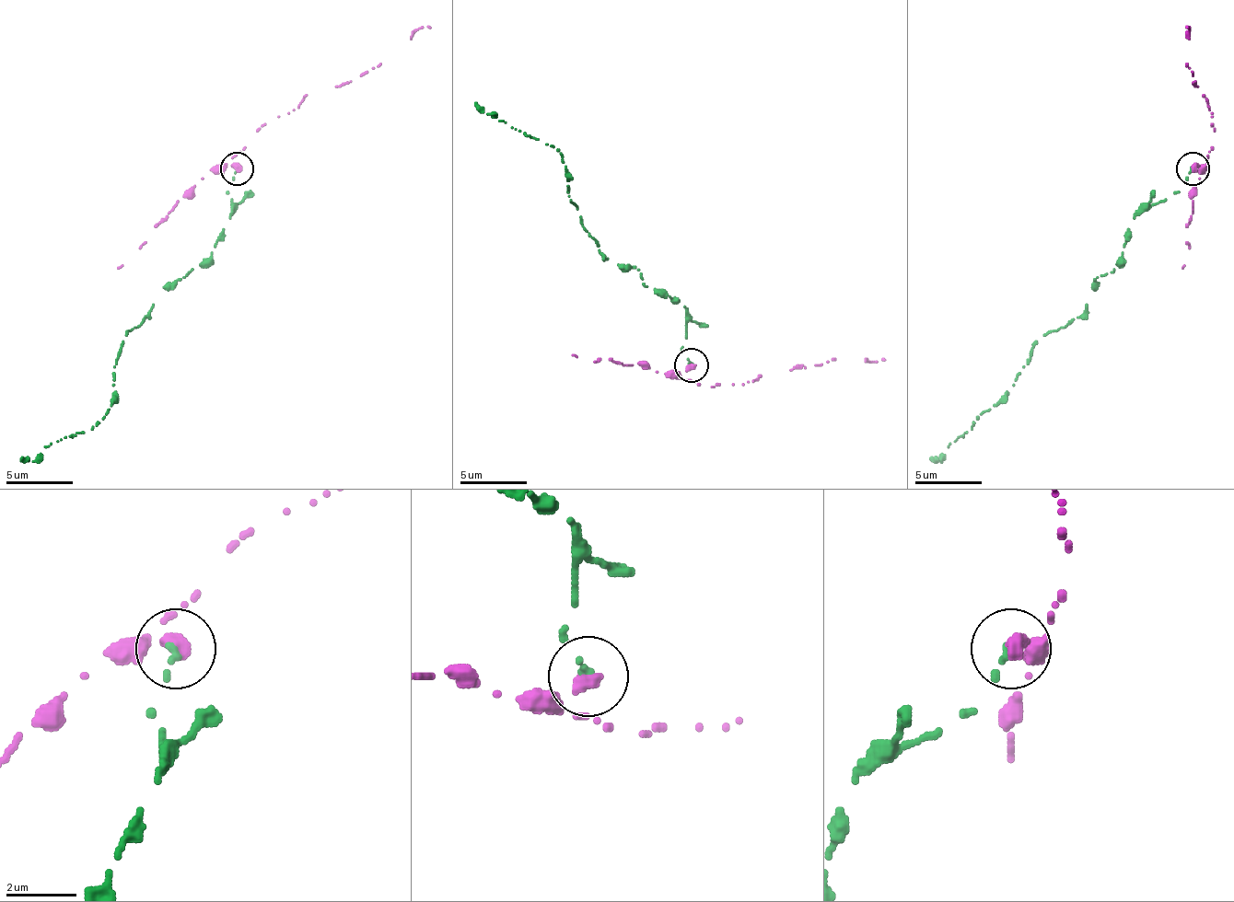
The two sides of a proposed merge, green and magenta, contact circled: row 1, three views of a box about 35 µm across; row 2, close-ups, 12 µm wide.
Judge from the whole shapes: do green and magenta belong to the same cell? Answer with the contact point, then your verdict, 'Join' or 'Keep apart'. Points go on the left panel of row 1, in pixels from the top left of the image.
Place: (237, 168). Keep apart

